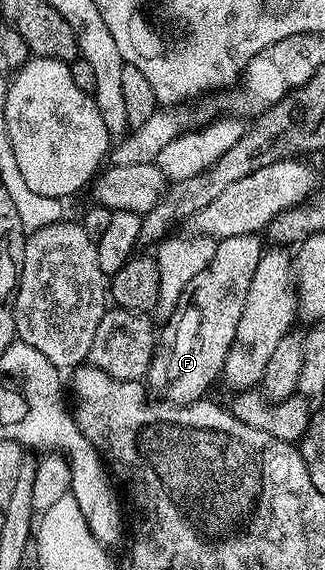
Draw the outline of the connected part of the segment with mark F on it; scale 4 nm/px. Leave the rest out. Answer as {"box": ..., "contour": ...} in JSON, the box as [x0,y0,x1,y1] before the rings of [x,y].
{"box":[147,235,263,404],"contour":[[[246,235],[237,237],[227,237],[217,240],[217,249],[211,257],[211,262],[207,262],[207,266],[203,266],[200,274],[195,274],[195,278],[191,278],[191,282],[187,282],[187,286],[183,290],[183,294],[179,298],[179,302],[175,306],[173,313],[164,321],[165,329],[160,329],[159,339],[156,341],[153,349],[153,361],[149,367],[149,375],[147,377],[147,388],[156,399],[165,400],[168,404],[193,404],[195,401],[202,399],[206,395],[205,392],[212,386],[216,380],[224,373],[225,363],[227,362],[227,354],[231,350],[231,342],[235,342],[235,330],[239,327],[239,318],[243,314],[243,302],[247,302],[247,290],[251,287],[251,277],[255,275],[255,266],[259,266],[259,258],[263,251],[260,235]]]}

